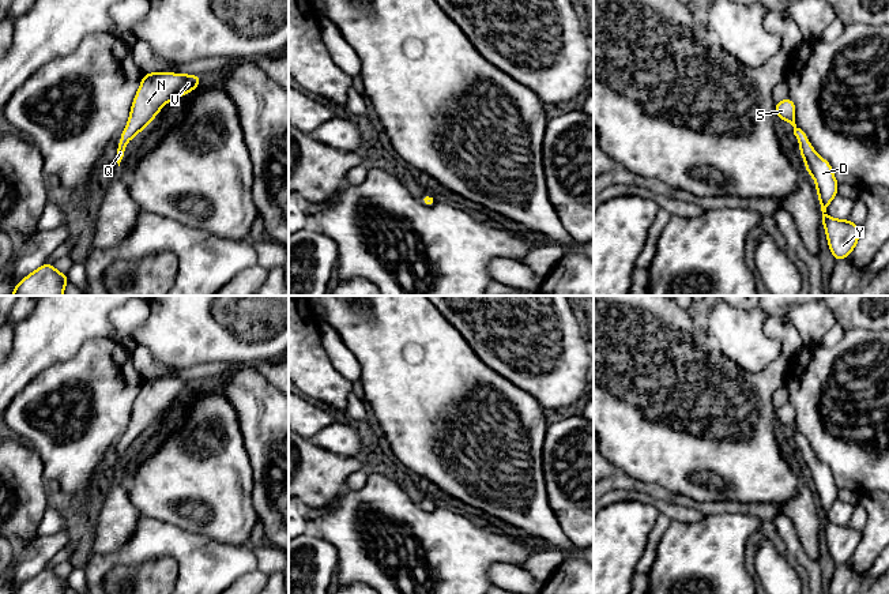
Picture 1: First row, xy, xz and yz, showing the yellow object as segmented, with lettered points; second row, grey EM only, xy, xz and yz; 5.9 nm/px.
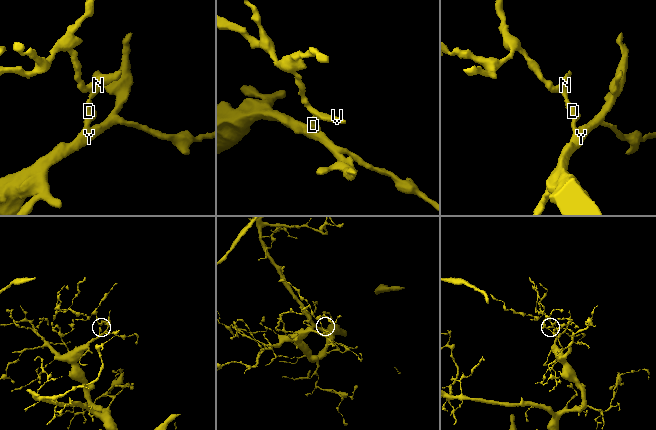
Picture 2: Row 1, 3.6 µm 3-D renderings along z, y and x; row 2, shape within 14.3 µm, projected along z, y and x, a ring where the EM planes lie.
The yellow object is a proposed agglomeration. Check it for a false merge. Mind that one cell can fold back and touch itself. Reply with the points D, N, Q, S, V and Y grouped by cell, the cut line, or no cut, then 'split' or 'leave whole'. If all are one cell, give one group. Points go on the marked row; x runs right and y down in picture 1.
D N Q S V Y | no cut | leave whole

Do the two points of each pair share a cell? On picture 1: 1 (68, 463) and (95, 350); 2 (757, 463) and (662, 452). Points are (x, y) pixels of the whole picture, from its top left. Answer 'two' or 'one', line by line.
1: one
2: one

